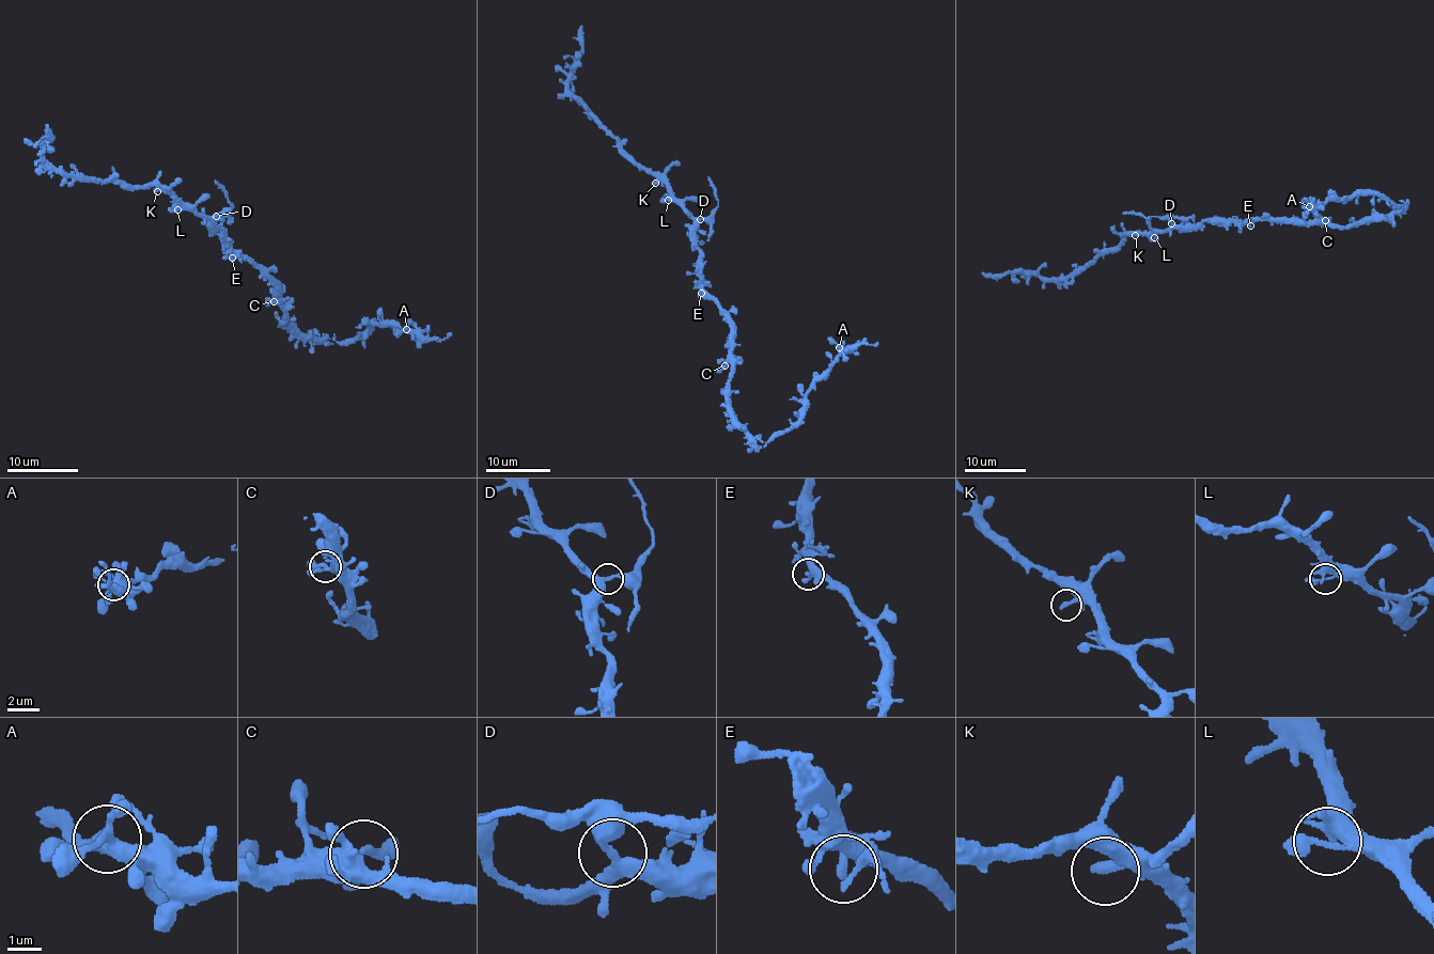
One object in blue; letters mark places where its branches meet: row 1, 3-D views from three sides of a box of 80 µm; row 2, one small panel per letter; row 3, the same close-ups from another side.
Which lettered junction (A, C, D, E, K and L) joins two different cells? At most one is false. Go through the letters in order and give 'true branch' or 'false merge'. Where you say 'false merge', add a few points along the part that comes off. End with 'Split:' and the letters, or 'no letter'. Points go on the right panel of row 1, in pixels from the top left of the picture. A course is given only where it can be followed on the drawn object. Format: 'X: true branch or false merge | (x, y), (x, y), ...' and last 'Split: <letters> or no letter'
A: true branch
C: true branch
D: false merge | (1171, 223), (1155, 216), (1123, 213)
E: true branch
K: true branch
L: true branch
Split: D

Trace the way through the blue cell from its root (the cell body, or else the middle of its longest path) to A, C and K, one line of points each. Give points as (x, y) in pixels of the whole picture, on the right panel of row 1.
A: (1251, 221), (1262, 218), (1350, 225), (1378, 220), (1403, 207), (1378, 196), (1362, 193), (1309, 206)
C: (1251, 221), (1262, 218), (1297, 223), (1325, 220)
K: (1251, 221), (1201, 221), (1154, 233), (1134, 232), (1135, 235)

